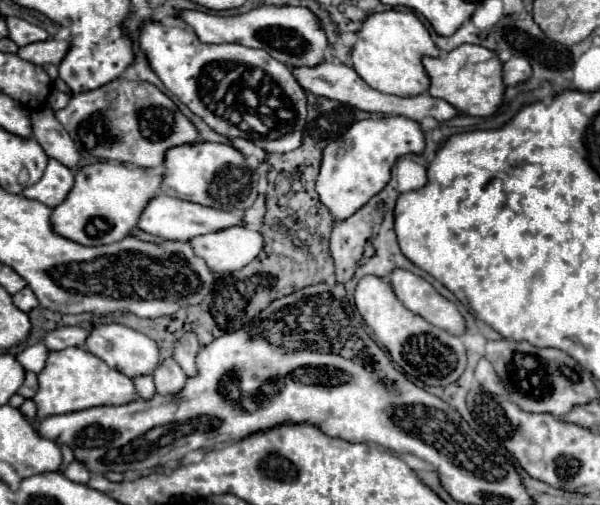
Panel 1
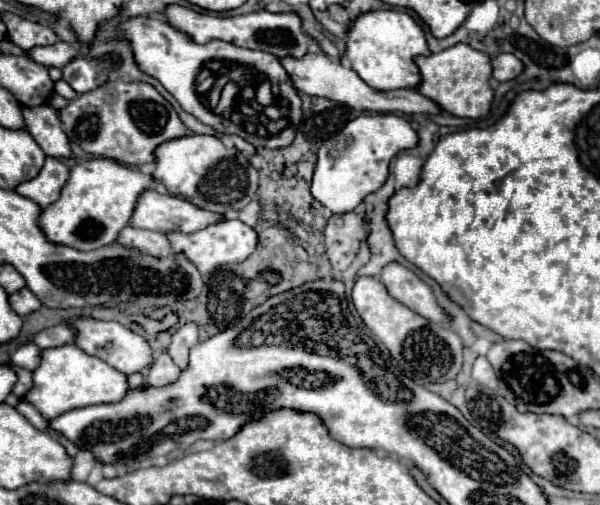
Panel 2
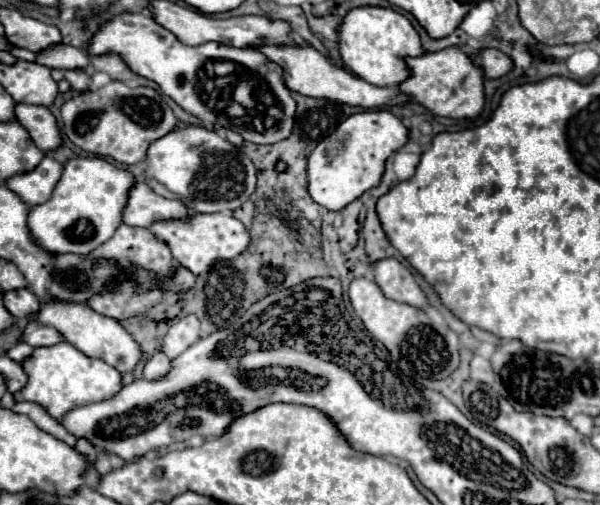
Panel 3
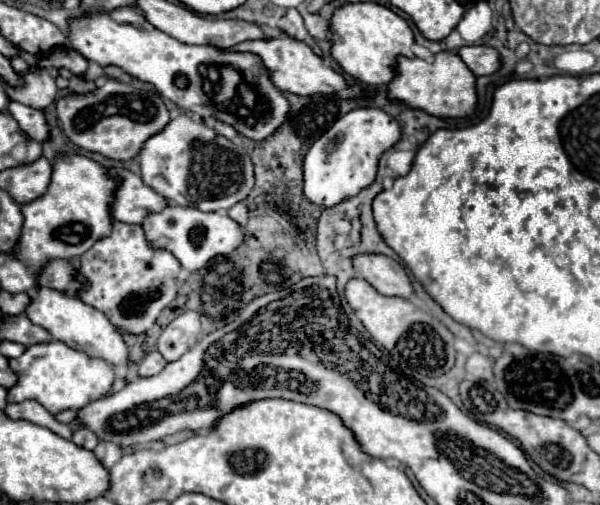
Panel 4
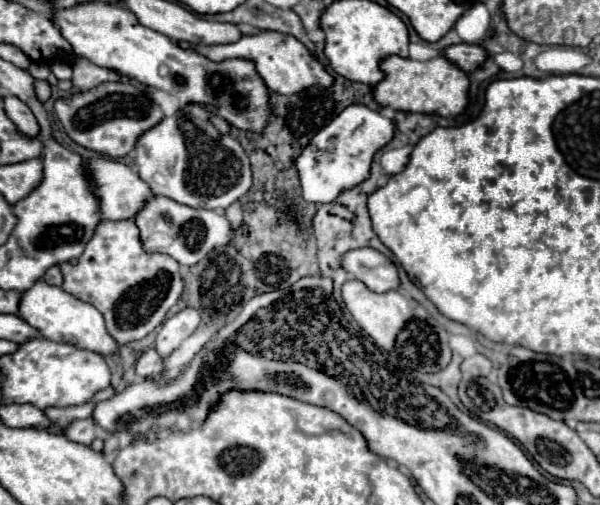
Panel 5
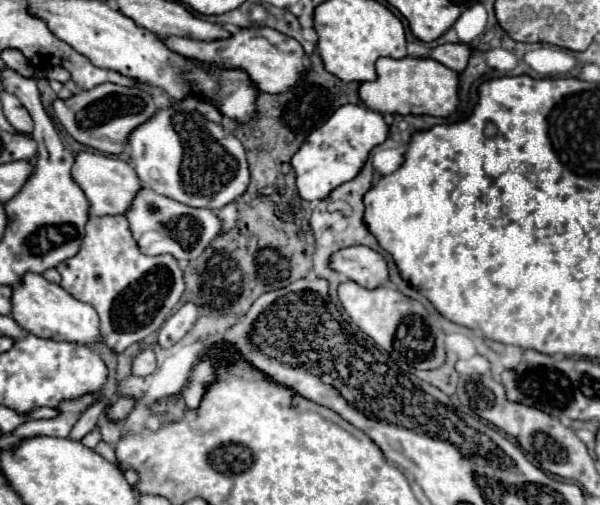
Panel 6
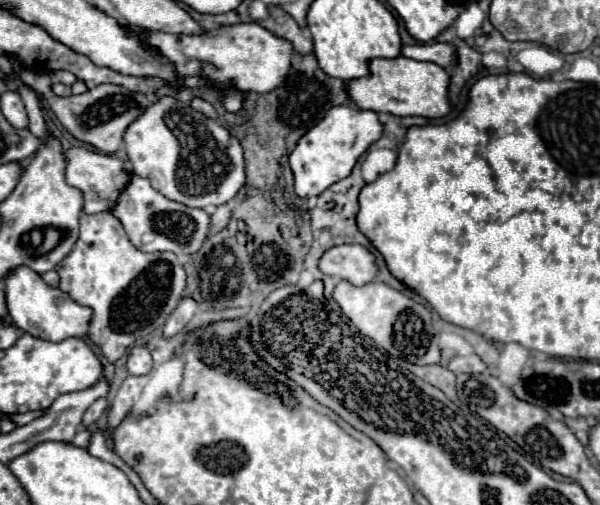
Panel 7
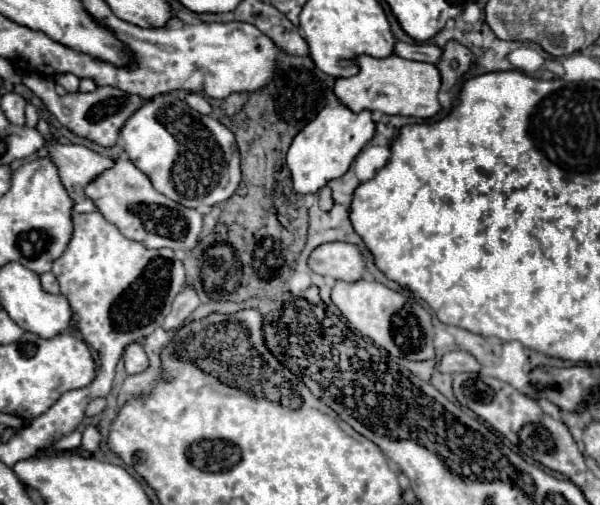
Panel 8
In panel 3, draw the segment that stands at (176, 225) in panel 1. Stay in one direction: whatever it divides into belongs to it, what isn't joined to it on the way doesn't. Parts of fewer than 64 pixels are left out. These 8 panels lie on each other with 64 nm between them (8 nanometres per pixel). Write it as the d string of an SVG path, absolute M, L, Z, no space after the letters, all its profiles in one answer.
M136 180L130 188L126 210L122 212L122 220L128 226L148 228L154 220L160 218L186 218L188 208L178 200L168 200L158 196L148 184Z

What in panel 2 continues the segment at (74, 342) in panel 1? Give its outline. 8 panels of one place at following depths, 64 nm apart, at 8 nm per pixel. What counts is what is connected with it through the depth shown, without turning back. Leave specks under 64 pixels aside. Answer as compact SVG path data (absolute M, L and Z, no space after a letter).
M58 324L58 326L52 326L52 328L46 328L46 330L40 330L38 334L34 334L32 342L38 346L38 348L54 348L54 346L62 346L62 344L68 344L74 340L74 332L64 326L64 324Z

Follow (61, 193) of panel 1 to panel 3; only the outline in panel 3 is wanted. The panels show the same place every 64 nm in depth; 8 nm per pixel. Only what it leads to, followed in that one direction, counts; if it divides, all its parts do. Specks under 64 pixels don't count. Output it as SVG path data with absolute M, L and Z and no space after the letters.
M44 156L42 162L34 170L6 178L4 186L8 190L12 190L18 198L22 198L22 202L36 206L50 198L56 182L60 178L60 172L62 172L62 164Z

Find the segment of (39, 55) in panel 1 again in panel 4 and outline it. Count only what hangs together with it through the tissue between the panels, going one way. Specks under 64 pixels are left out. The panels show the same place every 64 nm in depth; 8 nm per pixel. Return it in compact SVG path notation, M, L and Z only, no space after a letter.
M64 48L64 50L52 52L50 56L44 56L40 60L40 66L44 66L44 68L68 68L72 74L84 74L88 62L76 50Z

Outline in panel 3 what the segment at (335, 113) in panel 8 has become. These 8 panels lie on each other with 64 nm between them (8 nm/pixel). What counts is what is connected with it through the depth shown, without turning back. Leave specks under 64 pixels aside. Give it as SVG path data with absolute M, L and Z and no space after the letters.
M362 110L346 118L334 134L326 136L308 158L308 194L328 210L340 210L362 192L380 184L386 158L404 146L408 130L390 110Z

